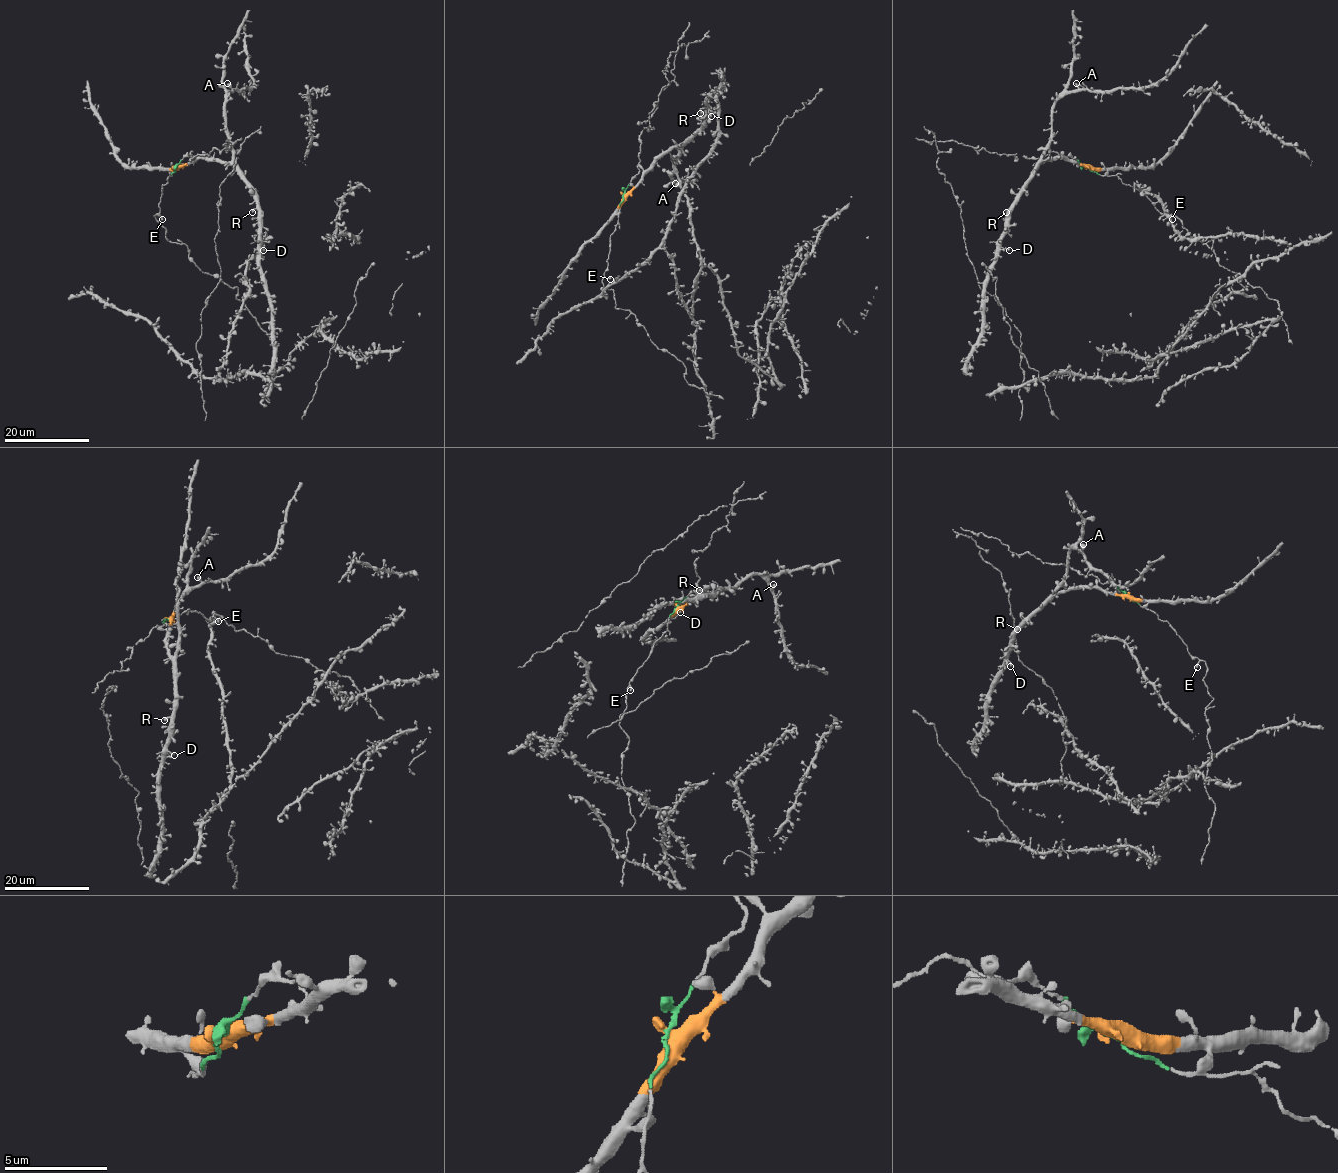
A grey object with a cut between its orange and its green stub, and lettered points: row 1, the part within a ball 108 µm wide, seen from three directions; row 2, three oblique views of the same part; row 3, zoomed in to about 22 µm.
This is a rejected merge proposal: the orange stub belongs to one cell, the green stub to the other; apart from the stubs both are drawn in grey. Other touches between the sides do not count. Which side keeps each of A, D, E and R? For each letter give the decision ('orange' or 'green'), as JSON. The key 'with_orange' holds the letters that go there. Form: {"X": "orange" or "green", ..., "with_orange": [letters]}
{"A": "orange", "D": "orange", "E": "green", "R": "orange", "with_orange": ["A", "D", "R"]}

